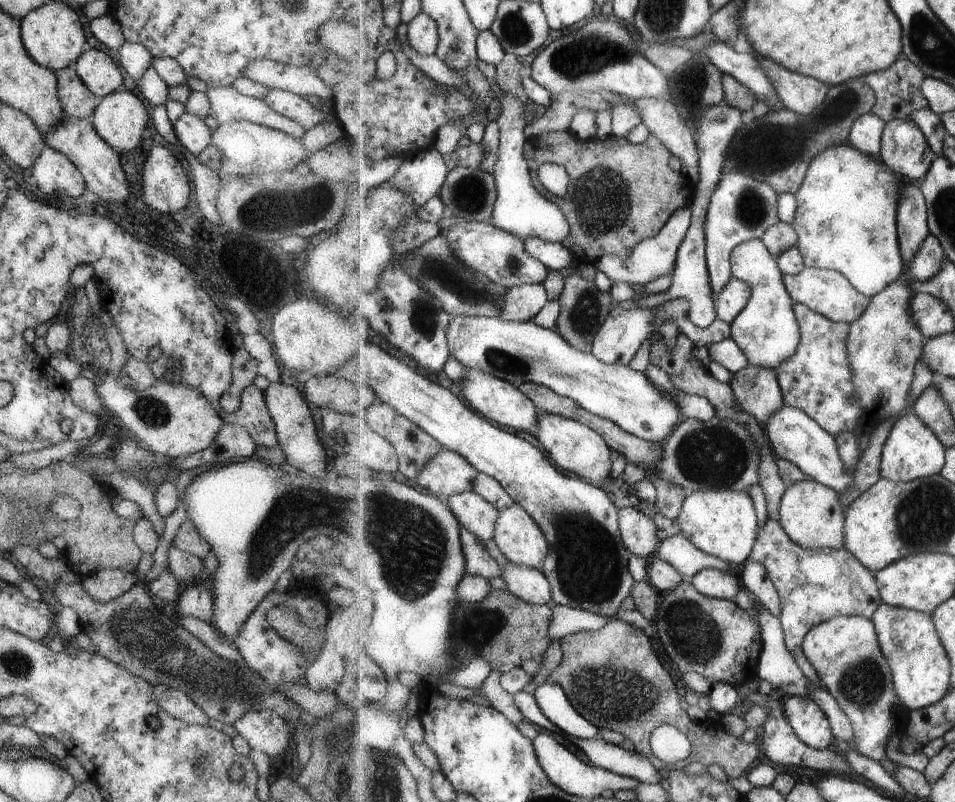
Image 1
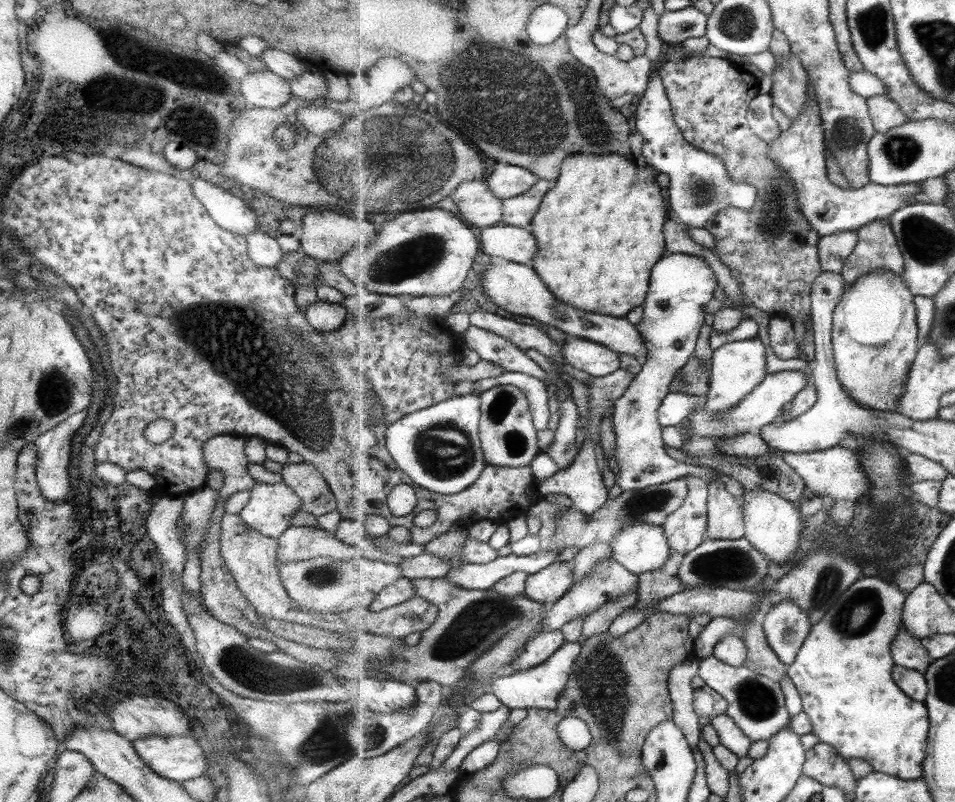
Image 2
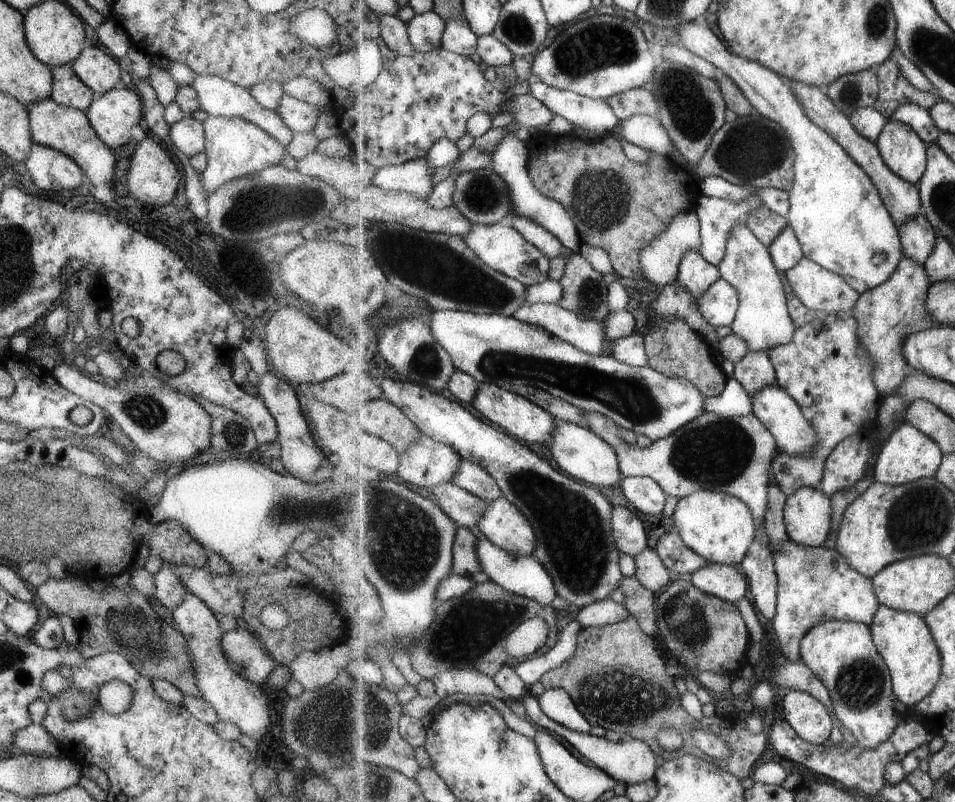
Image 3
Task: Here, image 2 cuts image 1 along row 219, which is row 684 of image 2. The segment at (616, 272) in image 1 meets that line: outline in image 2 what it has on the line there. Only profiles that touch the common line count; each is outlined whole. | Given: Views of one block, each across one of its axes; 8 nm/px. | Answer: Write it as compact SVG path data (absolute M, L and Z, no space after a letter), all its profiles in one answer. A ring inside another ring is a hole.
M697 657L687 658L685 662L677 664L669 676L669 691L674 706L674 721L687 736L692 748L698 748L702 740L701 720L694 707L694 692L691 680L700 671L701 660Z

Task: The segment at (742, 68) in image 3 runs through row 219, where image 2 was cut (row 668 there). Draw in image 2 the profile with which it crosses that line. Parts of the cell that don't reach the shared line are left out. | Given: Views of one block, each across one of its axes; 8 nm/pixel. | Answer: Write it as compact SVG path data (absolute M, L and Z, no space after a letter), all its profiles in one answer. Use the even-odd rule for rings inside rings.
M880 576L878 577L863 577L859 579L849 590L843 593L842 598L831 608L831 611L827 612L827 615L823 617L820 623L815 624L811 629L811 634L806 638L804 645L795 659L795 663L788 666L789 676L793 679L797 689L801 693L804 711L811 716L815 728L813 732L819 736L821 742L830 744L837 749L837 752L841 756L847 759L863 759L869 762L877 772L887 773L891 776L901 777L903 780L917 780L923 776L923 762L925 762L925 756L927 756L927 750L929 745L929 732L931 728L929 708L926 705L926 701L917 701L915 698L910 697L906 692L903 692L902 688L895 682L894 668L896 662L892 654L893 641L897 637L897 633L901 631L901 623L903 621L904 609L908 594L903 592L901 588L892 586L888 582L884 581Z

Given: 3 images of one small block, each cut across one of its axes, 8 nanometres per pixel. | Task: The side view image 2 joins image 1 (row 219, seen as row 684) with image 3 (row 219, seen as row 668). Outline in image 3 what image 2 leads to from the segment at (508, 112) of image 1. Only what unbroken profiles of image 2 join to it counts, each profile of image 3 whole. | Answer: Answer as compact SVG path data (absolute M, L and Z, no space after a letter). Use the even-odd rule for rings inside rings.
M509 131L505 133L503 140L494 152L493 169L497 171L509 185L510 199L512 202L511 212L517 218L529 218L533 222L540 224L543 228L557 236L565 248L575 254L579 251L581 244L580 231L567 208L562 202L545 196L533 182L529 172L529 150L525 147L524 141L517 133Z

